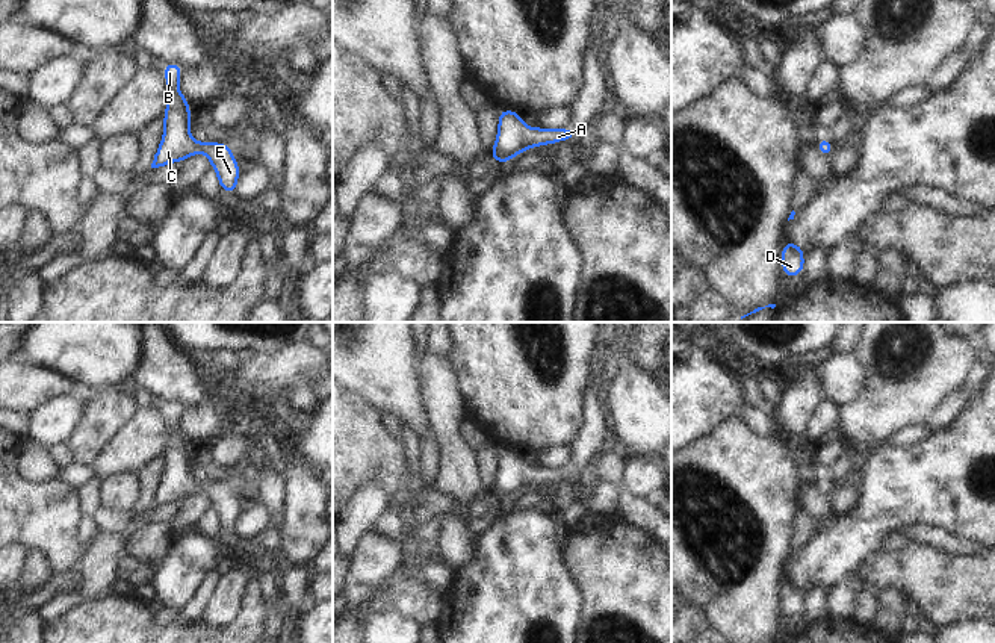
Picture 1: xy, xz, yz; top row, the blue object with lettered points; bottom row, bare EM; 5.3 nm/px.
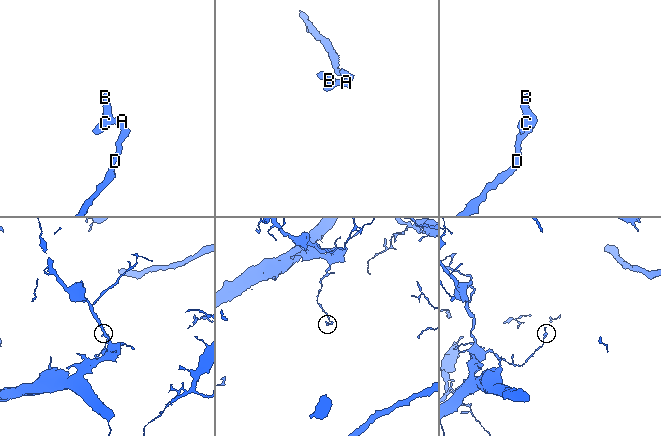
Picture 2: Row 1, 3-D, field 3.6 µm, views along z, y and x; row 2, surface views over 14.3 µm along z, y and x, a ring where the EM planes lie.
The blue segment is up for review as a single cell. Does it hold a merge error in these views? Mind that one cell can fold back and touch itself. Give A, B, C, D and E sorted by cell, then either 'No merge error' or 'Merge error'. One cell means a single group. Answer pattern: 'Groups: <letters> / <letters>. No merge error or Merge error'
Groups: A B C D E. No merge error.

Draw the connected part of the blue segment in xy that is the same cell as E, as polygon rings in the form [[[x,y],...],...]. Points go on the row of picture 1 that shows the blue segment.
[[[174,62],[163,65],[163,76],[168,86],[168,101],[163,112],[163,135],[151,168],[183,162],[198,153],[204,153],[210,168],[218,176],[221,191],[237,194],[240,169],[239,160],[233,156],[231,145],[225,142],[209,142],[201,139],[198,144],[191,135],[191,103],[178,88],[183,67]]]

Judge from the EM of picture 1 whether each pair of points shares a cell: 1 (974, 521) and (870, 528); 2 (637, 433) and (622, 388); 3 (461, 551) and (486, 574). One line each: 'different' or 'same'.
1: same
2: same
3: different

